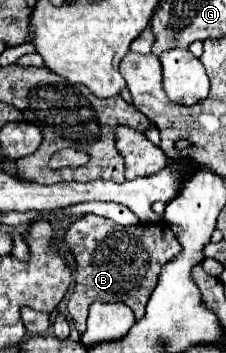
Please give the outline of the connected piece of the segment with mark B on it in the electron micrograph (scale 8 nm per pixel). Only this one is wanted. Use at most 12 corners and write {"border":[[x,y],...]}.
{"border":[[76,220],[68,314],[92,302],[140,320],[162,266],[180,252],[168,224]]}

